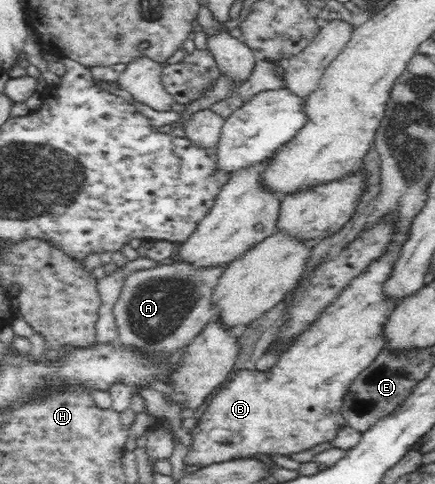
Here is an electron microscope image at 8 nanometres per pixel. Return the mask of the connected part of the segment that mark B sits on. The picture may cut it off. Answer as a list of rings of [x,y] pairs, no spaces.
[[[401,238],[391,247],[391,252],[356,278],[339,298],[326,308],[316,322],[313,322],[296,341],[282,352],[277,366],[266,372],[240,370],[232,381],[210,397],[206,410],[201,414],[196,428],[190,432],[192,443],[184,458],[185,466],[210,466],[230,460],[255,460],[258,456],[292,456],[311,449],[323,442],[331,442],[339,426],[345,424],[341,413],[343,399],[350,386],[366,371],[383,350],[385,340],[381,336],[383,324],[394,305],[384,297],[383,284],[388,280],[392,266],[402,248]]]

